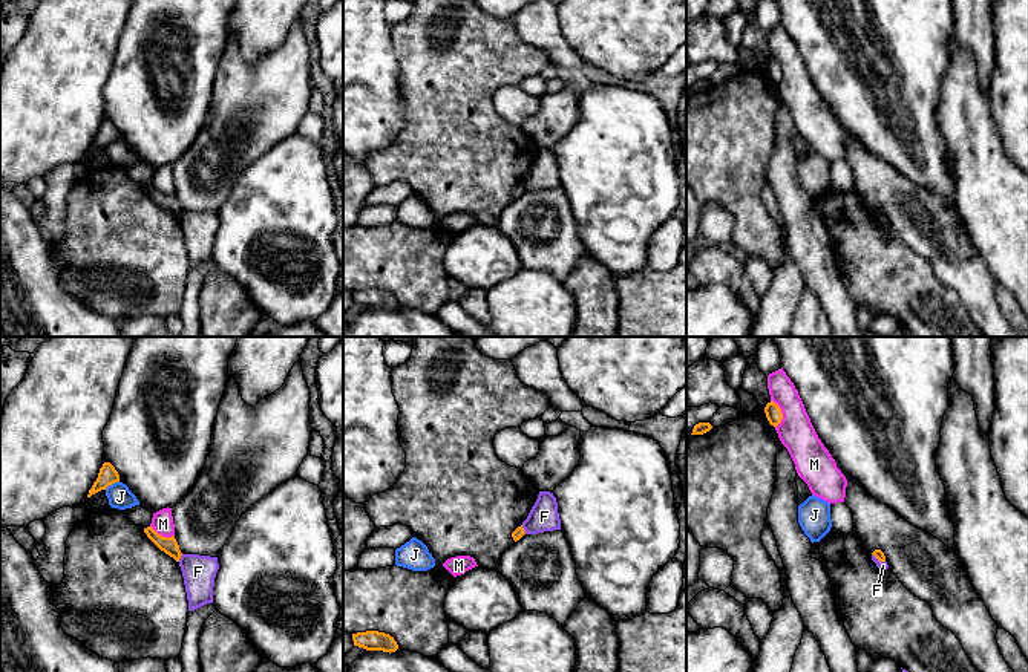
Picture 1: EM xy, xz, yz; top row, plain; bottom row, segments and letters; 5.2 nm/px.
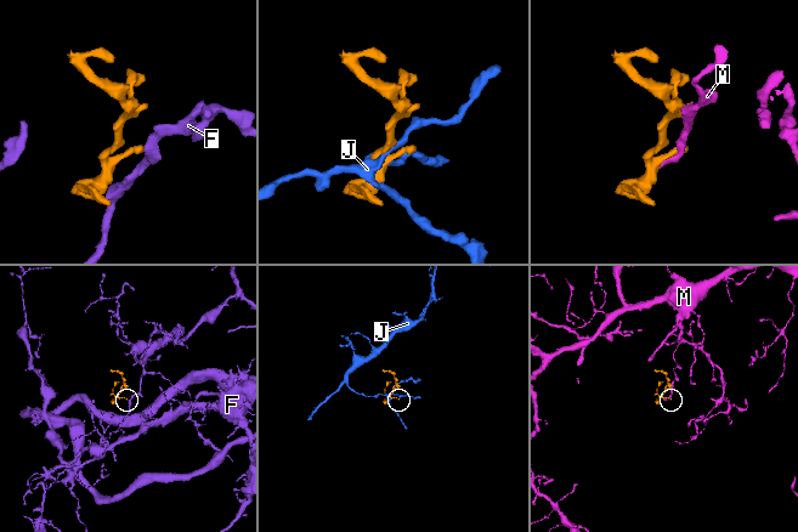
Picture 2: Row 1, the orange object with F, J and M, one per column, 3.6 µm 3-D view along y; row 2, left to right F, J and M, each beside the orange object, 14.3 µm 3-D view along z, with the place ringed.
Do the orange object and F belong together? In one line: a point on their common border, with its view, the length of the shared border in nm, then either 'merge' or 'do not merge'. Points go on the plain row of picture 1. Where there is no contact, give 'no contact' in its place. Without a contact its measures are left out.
contact xy (180, 215); length 50 nm; do not merge

